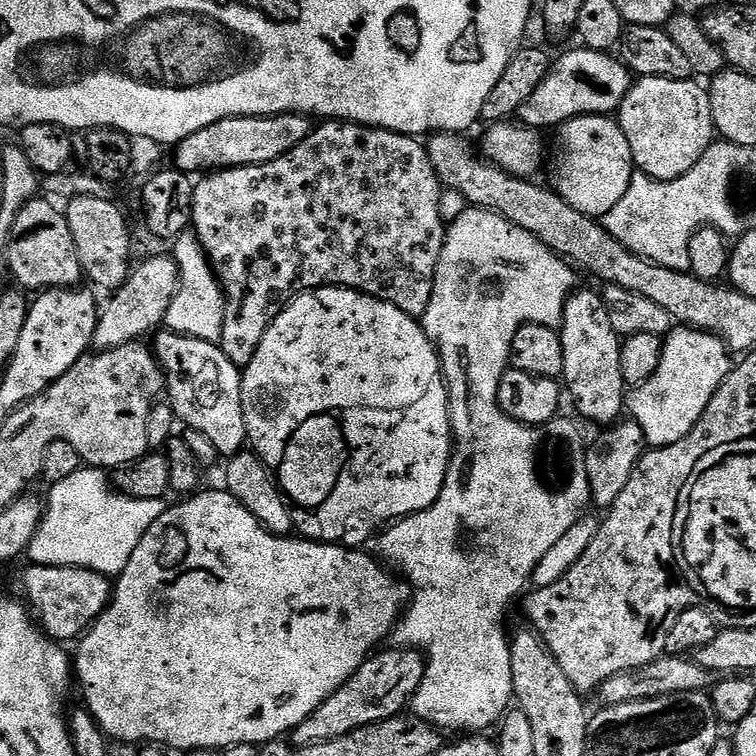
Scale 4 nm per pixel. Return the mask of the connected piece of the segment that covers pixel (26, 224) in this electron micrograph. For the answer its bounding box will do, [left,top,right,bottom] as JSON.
[6,198,84,294]

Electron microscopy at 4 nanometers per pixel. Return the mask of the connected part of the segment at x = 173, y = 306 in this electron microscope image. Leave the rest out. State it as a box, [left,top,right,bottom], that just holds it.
[166,230,226,342]

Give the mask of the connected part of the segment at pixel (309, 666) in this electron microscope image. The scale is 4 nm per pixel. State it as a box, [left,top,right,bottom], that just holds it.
[74,490,406,754]

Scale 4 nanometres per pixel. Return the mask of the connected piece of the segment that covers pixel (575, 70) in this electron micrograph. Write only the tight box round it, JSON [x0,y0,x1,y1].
[518,46,634,130]

